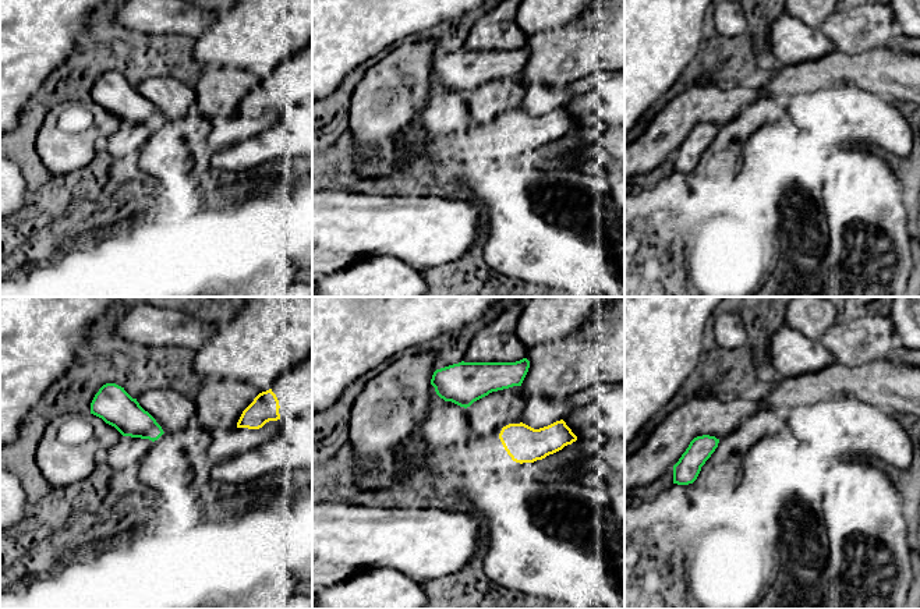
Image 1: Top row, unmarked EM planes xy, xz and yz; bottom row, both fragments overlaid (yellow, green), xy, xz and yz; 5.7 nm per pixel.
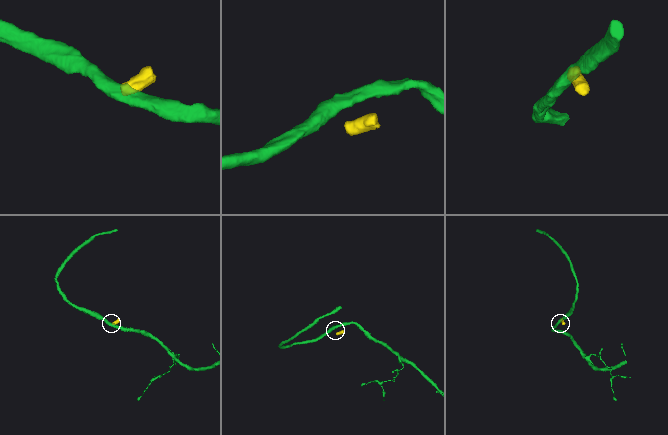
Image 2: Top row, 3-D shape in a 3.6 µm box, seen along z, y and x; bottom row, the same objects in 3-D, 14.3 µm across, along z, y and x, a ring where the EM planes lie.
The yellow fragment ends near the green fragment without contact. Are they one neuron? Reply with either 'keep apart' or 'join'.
keep apart

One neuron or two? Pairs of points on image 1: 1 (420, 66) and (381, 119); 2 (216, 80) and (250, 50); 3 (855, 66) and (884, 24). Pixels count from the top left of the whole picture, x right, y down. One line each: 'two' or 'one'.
1: one
2: two
3: two

